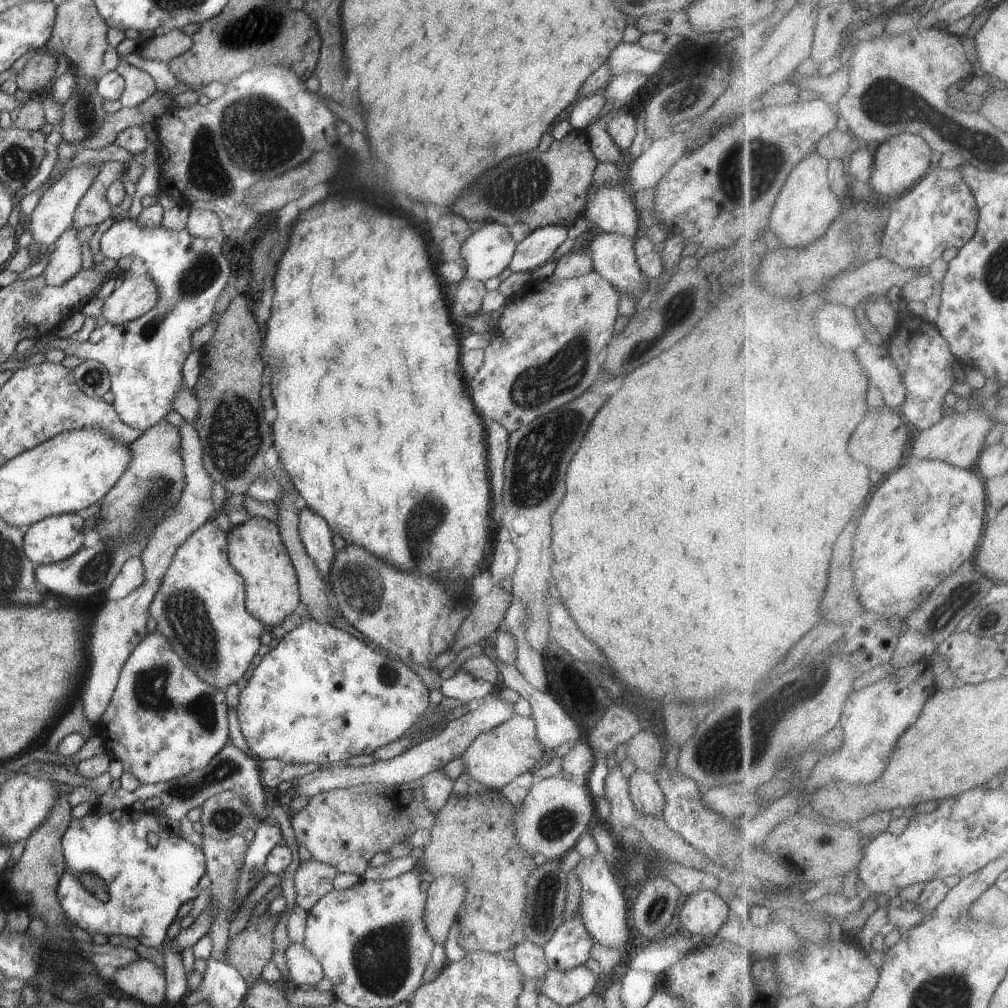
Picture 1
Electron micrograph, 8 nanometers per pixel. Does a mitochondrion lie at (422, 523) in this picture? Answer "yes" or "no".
yes

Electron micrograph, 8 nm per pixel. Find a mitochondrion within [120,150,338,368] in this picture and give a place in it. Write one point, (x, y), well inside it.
(204, 270)

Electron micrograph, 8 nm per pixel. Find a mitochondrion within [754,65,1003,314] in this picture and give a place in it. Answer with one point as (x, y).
(887, 102)

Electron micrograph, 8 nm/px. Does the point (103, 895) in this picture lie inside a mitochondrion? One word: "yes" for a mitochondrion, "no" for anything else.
yes

